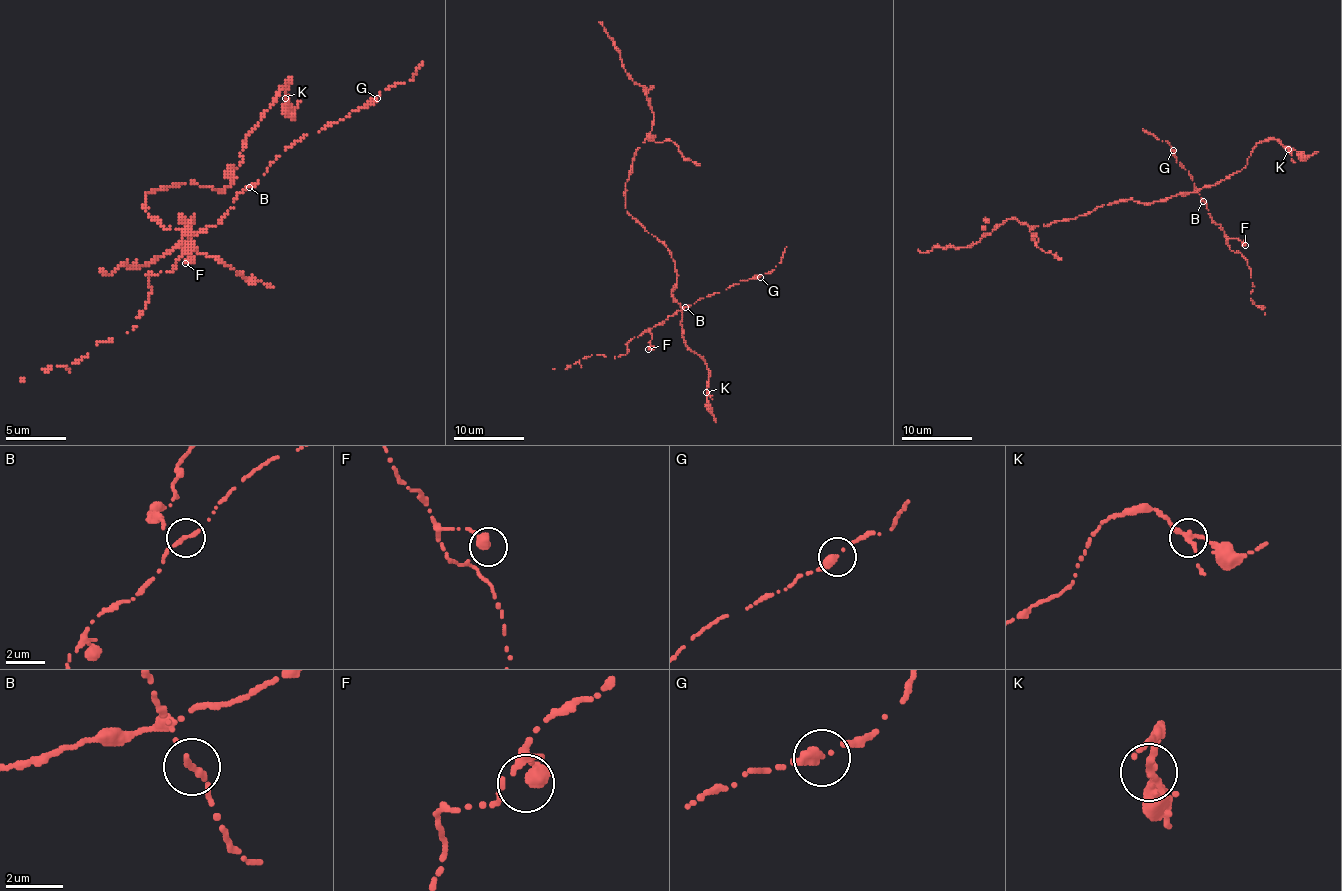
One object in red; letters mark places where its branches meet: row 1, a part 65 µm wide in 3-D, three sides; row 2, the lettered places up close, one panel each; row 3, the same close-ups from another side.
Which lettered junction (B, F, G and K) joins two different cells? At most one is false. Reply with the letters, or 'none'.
none

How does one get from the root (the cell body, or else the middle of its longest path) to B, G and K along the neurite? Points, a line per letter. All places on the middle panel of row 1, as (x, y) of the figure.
B: (670, 250), (677, 273), (677, 286), (671, 296), (685, 307)
G: (670, 250), (677, 273), (677, 286), (671, 296), (684, 307), (740, 280), (760, 277)
K: (670, 250), (677, 273), (677, 286), (671, 296), (682, 307), (682, 337), (685, 346), (707, 365), (707, 392)

